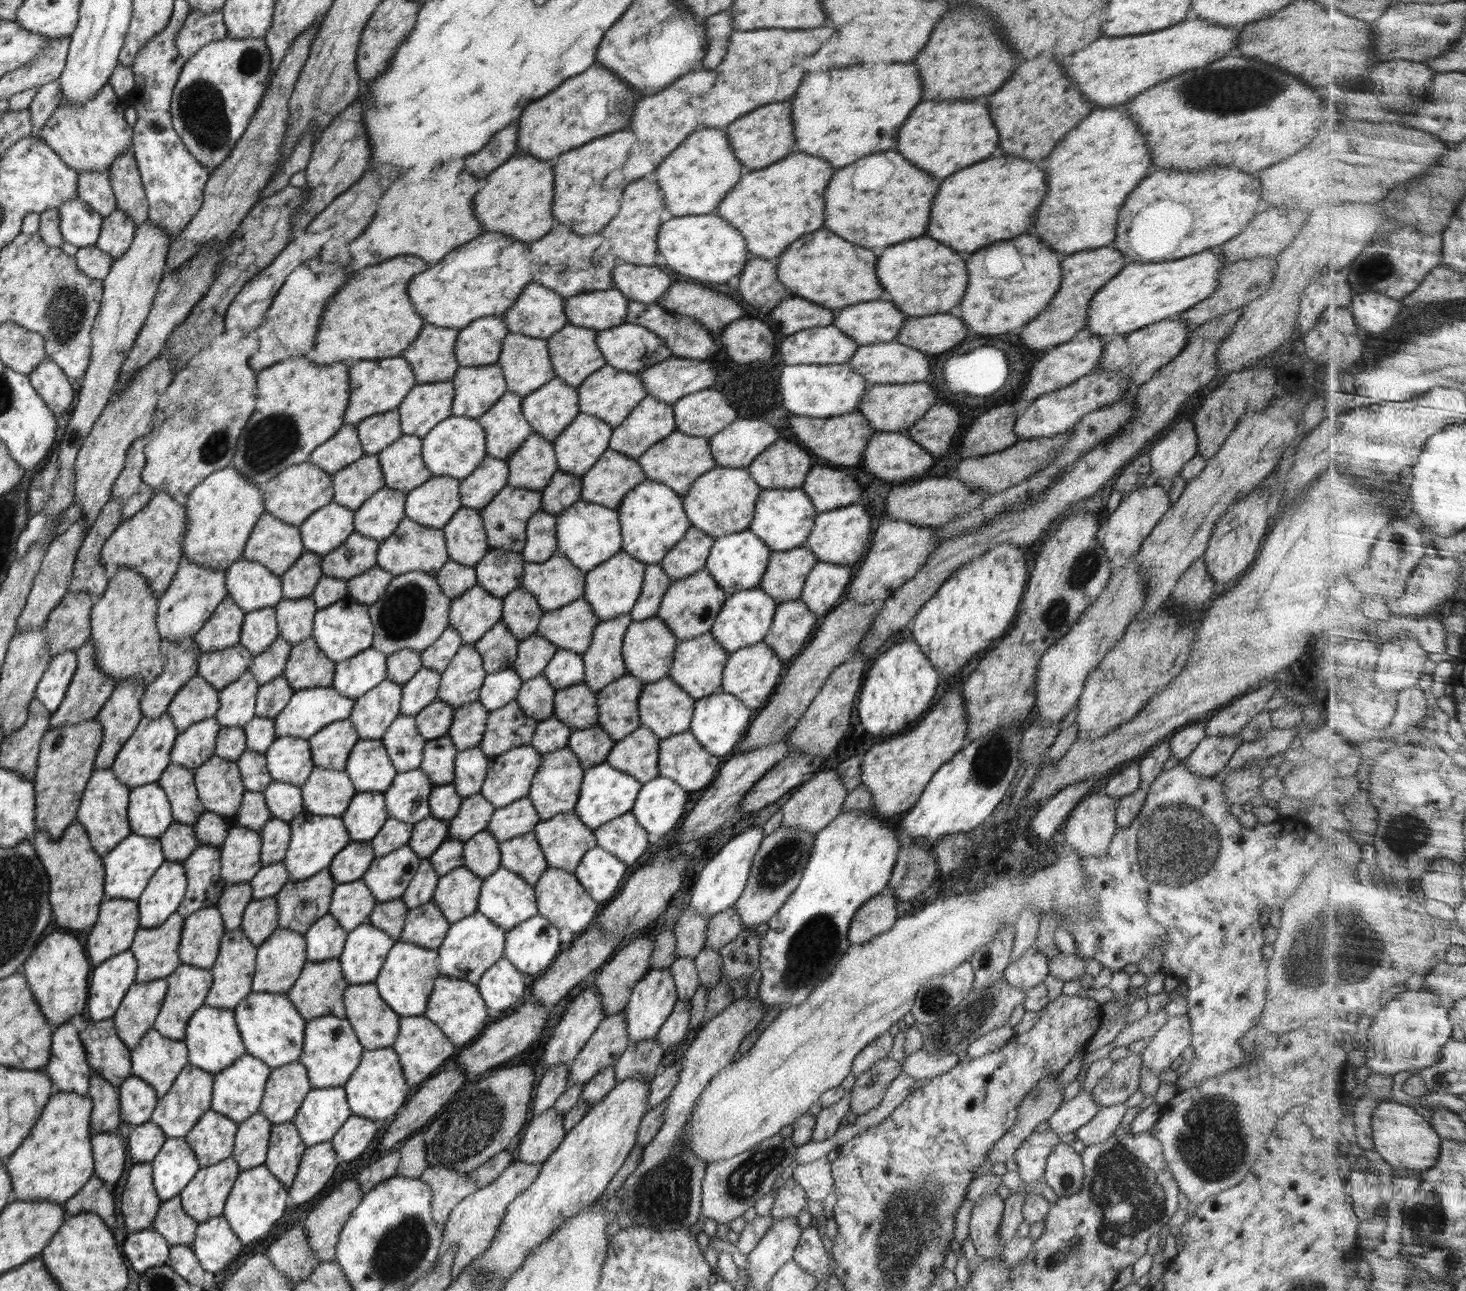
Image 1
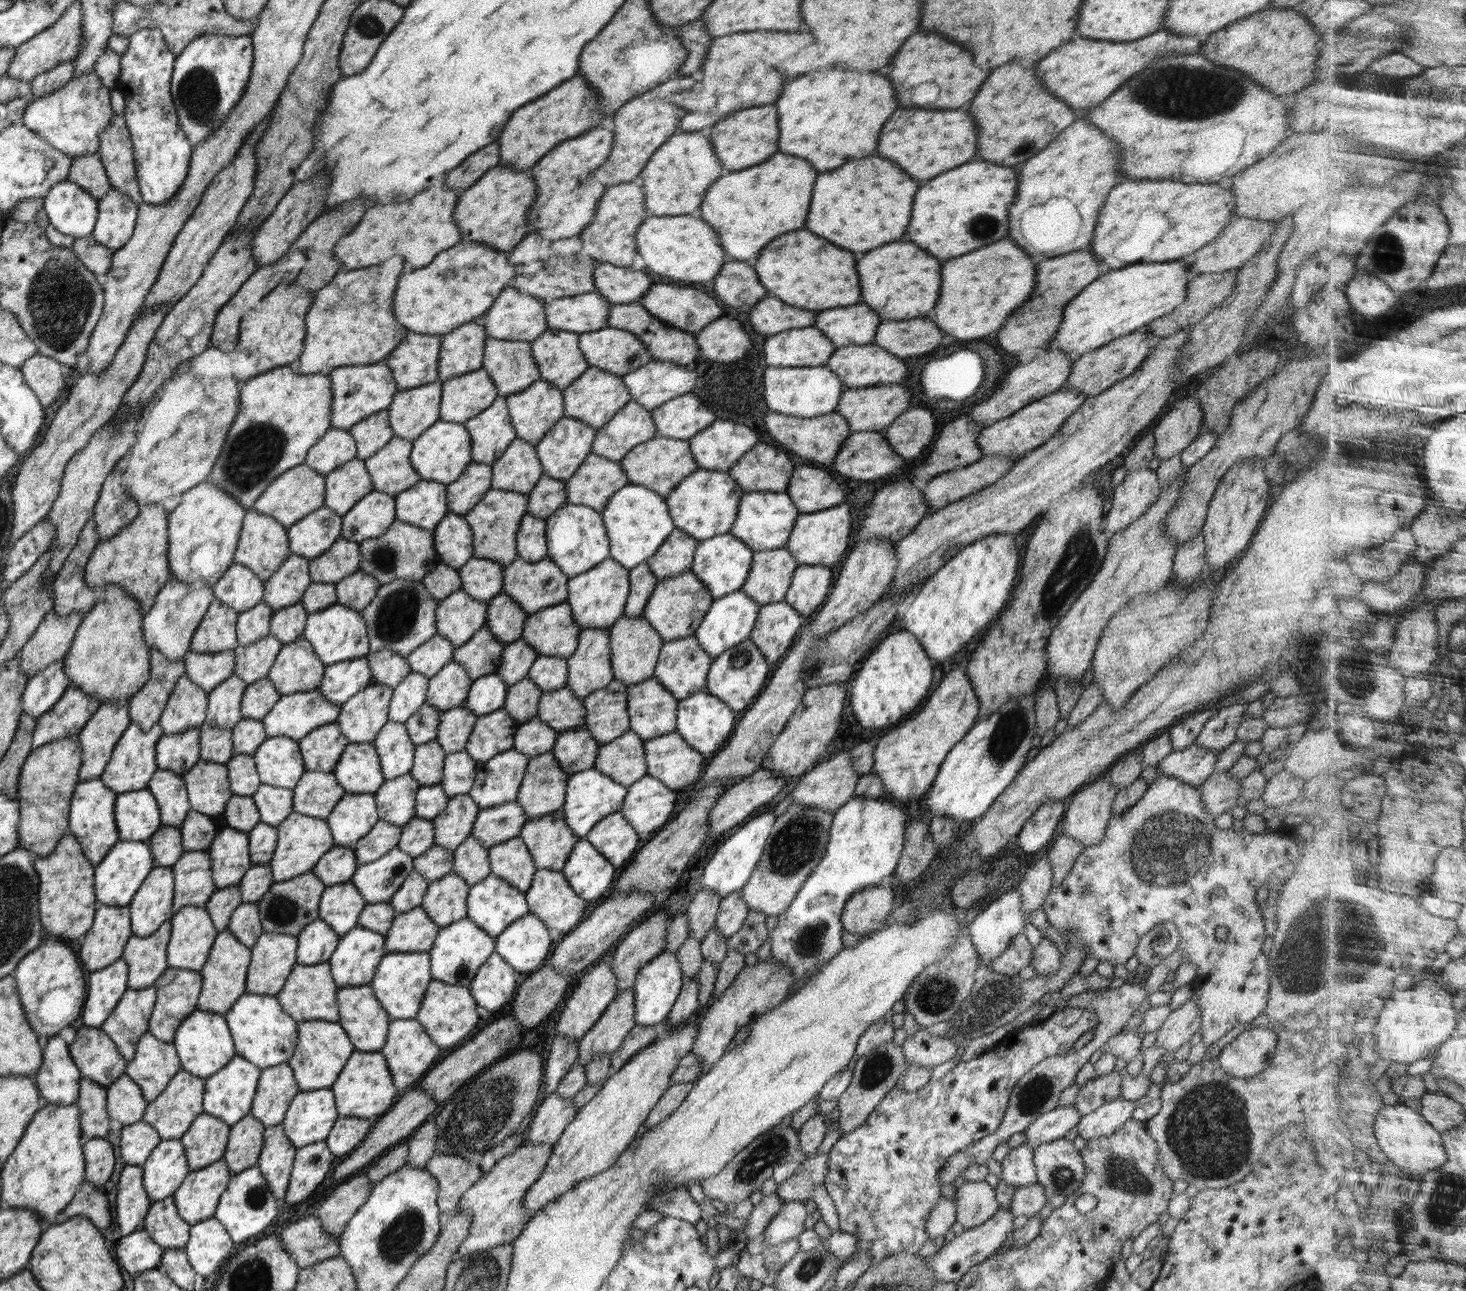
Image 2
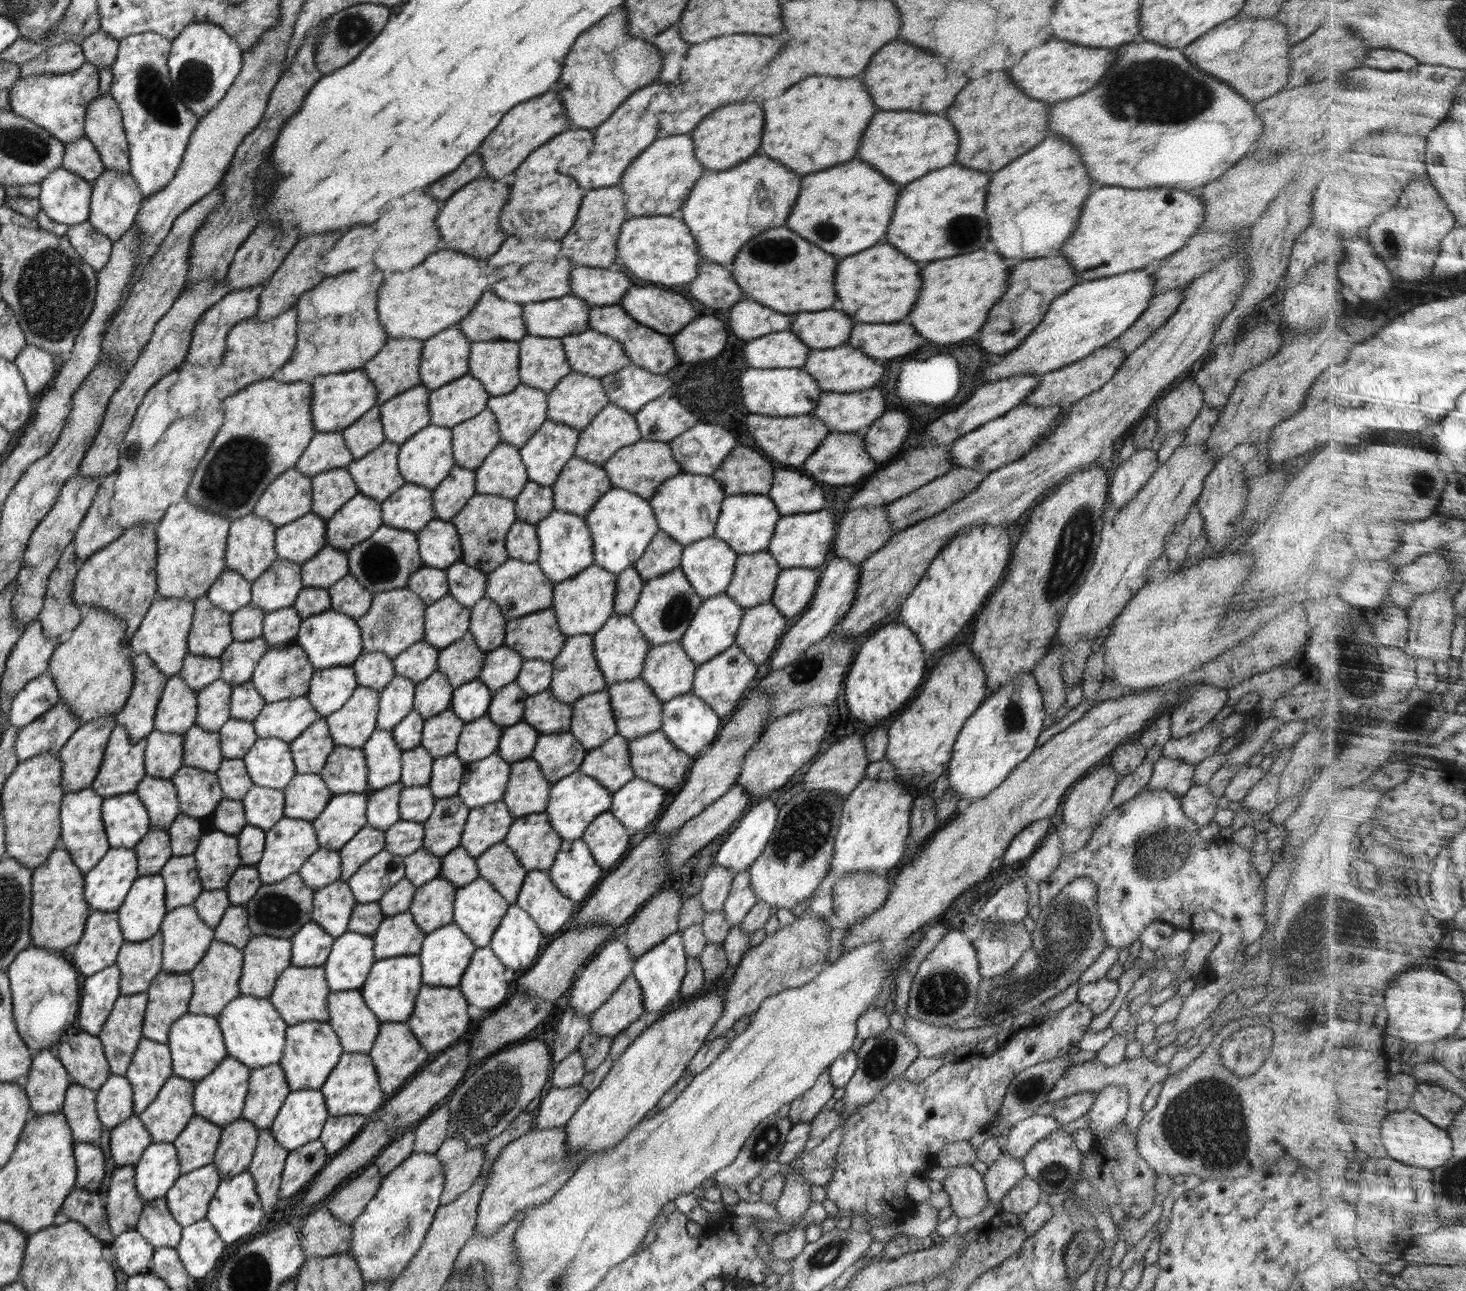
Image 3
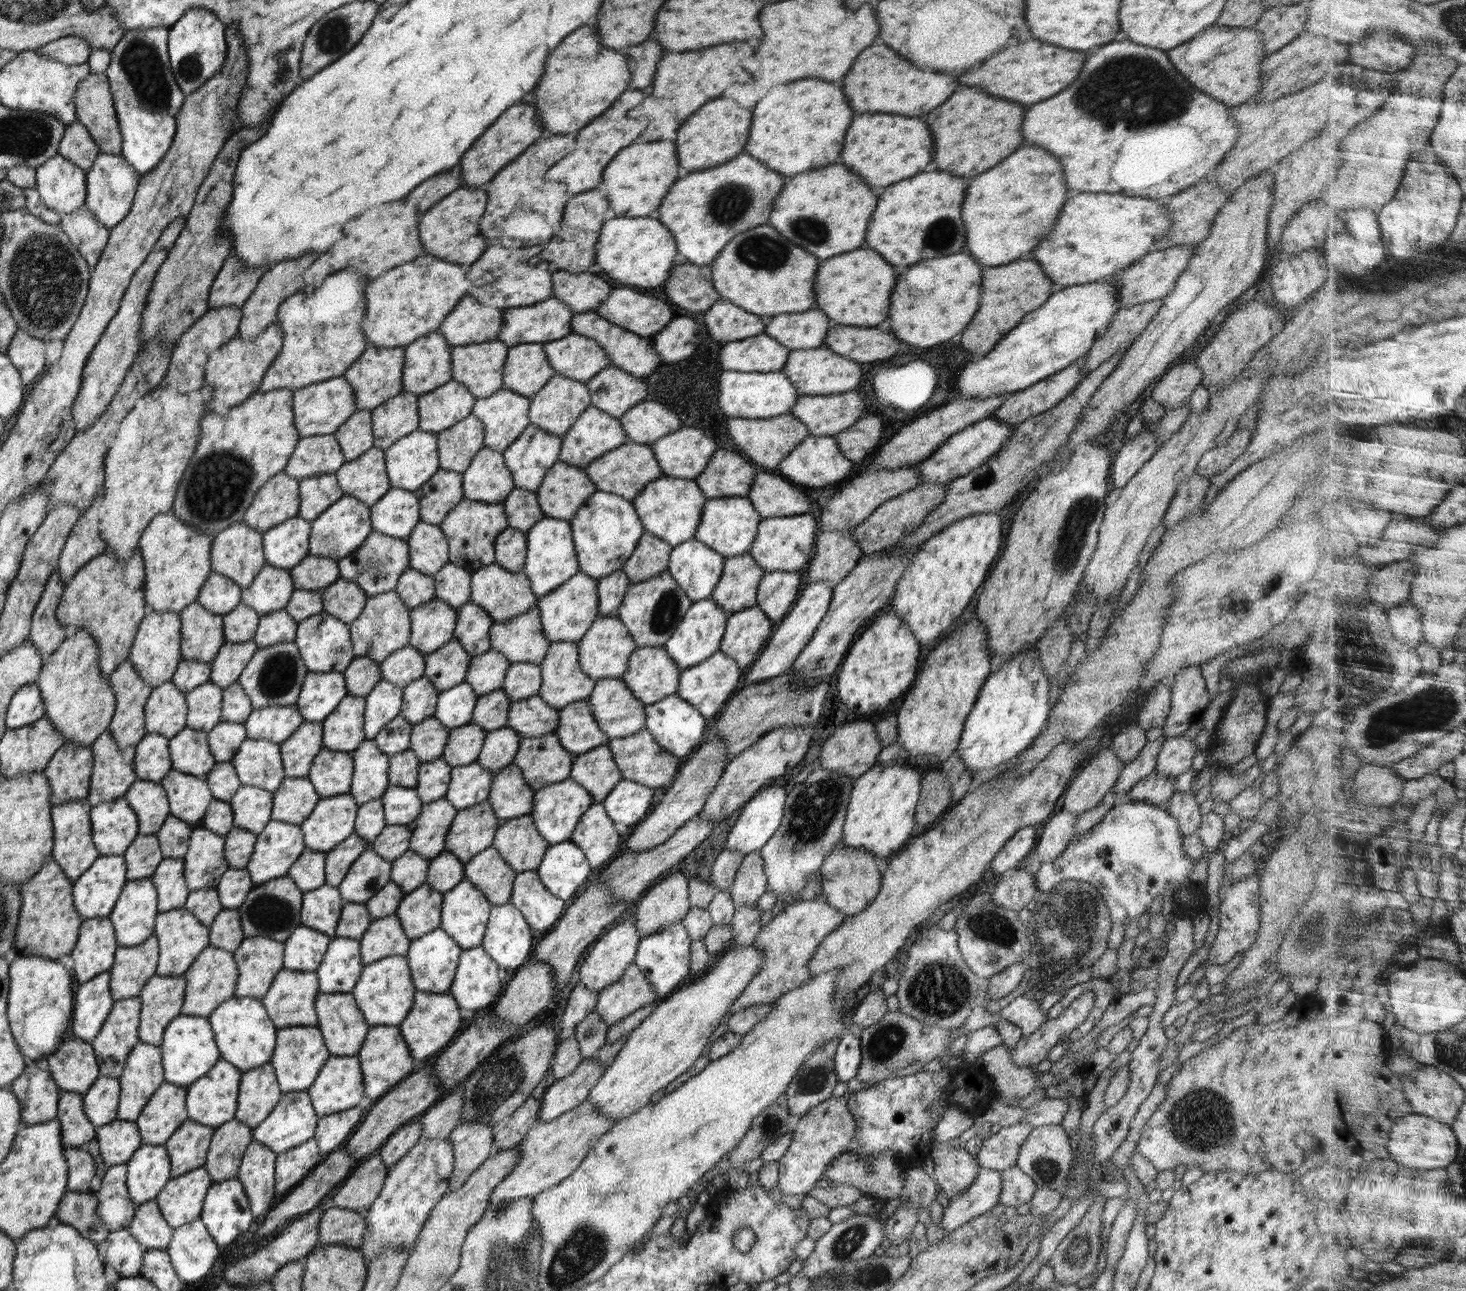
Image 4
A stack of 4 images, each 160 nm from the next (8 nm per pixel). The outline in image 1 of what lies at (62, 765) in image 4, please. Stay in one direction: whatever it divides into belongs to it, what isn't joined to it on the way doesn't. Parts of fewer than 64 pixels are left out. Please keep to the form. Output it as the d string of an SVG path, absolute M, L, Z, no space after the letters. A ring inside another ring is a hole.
M131 678L117 682L112 694L102 705L100 712L95 716L97 722L99 722L101 728L103 728L103 735L101 736L99 753L96 754L96 762L93 764L94 771L111 768L115 762L118 751L129 739L129 736L132 736L132 733L136 730L140 719L143 717L140 703L145 686L146 684L141 682L141 680L131 680Z

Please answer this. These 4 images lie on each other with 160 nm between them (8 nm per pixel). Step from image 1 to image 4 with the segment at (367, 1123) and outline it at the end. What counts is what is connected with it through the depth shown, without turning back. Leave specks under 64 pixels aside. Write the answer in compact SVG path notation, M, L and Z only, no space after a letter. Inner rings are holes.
M356 1106L344 1112L336 1112L319 1118L313 1136L318 1148L322 1152L329 1153L338 1149L354 1132L366 1111L366 1106Z

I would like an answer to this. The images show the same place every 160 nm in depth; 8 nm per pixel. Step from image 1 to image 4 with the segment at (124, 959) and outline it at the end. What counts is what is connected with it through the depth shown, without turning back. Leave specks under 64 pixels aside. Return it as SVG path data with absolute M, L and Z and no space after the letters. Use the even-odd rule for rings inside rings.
M104 972L82 984L74 996L72 1030L77 1039L92 1042L100 1033L112 1010L110 972Z

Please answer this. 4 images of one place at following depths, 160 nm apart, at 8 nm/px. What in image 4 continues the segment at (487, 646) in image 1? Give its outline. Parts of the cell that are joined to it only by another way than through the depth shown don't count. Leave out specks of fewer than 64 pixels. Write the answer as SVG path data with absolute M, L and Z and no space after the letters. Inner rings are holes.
M452 638L438 650L425 655L424 674L439 690L445 691L465 682L472 656L458 640Z

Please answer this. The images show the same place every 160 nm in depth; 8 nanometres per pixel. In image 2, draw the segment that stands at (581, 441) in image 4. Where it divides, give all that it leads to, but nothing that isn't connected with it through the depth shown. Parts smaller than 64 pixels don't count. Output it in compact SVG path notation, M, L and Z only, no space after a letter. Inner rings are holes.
M628 401L602 428L597 429L591 452L608 460L620 461L637 444L656 436L650 410Z

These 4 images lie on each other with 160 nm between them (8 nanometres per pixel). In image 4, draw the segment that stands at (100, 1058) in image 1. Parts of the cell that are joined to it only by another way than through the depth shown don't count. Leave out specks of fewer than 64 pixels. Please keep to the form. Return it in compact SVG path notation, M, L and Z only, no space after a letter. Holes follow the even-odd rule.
M64 1039L61 1045L46 1057L48 1070L61 1092L84 1095L100 1076L93 1046L85 1040Z

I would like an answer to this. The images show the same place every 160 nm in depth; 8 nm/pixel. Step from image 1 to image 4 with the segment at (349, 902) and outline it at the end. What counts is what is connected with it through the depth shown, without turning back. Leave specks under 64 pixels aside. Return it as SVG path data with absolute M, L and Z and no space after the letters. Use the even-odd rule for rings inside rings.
M327 883L303 892L300 922L308 928L316 929L334 938L344 903L339 888Z

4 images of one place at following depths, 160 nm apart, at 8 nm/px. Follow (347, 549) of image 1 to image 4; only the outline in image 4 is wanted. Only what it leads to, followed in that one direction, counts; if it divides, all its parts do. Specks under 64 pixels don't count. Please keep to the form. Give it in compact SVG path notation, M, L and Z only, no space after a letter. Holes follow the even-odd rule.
M308 555L289 569L295 589L321 591L338 580L339 566L332 559Z

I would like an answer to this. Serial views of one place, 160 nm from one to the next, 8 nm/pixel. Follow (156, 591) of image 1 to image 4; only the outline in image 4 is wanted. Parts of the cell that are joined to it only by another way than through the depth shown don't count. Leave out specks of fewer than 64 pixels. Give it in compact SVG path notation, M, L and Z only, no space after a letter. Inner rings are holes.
M106 550L92 558L65 583L56 619L64 627L85 628L99 647L99 669L104 678L129 658L129 652L139 625L149 609L145 603L144 561L140 550L126 560L117 560Z

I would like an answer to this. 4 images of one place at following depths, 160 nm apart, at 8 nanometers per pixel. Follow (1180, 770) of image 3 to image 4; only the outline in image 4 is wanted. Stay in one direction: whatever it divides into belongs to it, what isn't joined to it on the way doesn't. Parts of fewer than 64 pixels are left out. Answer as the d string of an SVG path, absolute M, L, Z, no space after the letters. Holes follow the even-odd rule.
M1156 770L1141 778L1121 799L1121 801L1149 802L1154 806L1163 806L1176 792L1176 776L1168 776Z

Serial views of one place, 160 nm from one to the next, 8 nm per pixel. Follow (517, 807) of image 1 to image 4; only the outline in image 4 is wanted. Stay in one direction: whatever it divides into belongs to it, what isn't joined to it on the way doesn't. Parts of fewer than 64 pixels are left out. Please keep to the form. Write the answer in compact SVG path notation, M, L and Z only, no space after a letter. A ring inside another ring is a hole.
M488 799L460 809L445 836L445 852L457 856L465 865L473 856L491 846L501 823Z

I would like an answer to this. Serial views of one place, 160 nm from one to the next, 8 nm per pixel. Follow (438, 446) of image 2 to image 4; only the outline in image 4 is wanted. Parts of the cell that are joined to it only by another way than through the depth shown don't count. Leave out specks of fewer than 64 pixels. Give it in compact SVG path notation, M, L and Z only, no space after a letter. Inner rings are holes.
M416 429L385 450L386 472L393 488L414 492L440 470L436 435Z

